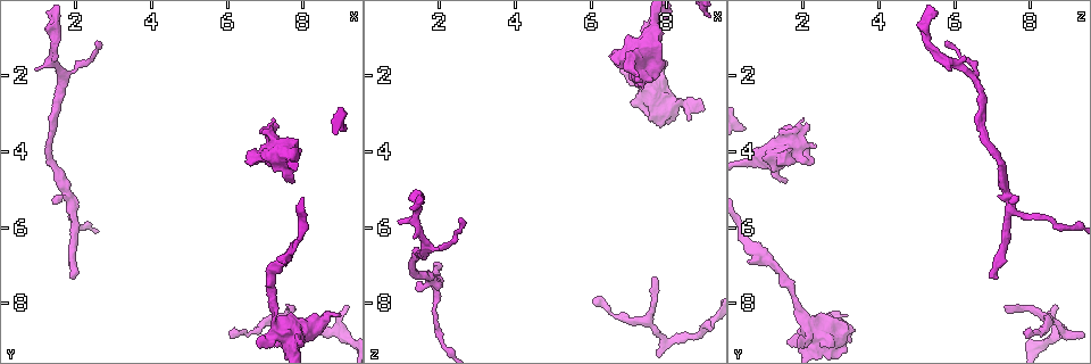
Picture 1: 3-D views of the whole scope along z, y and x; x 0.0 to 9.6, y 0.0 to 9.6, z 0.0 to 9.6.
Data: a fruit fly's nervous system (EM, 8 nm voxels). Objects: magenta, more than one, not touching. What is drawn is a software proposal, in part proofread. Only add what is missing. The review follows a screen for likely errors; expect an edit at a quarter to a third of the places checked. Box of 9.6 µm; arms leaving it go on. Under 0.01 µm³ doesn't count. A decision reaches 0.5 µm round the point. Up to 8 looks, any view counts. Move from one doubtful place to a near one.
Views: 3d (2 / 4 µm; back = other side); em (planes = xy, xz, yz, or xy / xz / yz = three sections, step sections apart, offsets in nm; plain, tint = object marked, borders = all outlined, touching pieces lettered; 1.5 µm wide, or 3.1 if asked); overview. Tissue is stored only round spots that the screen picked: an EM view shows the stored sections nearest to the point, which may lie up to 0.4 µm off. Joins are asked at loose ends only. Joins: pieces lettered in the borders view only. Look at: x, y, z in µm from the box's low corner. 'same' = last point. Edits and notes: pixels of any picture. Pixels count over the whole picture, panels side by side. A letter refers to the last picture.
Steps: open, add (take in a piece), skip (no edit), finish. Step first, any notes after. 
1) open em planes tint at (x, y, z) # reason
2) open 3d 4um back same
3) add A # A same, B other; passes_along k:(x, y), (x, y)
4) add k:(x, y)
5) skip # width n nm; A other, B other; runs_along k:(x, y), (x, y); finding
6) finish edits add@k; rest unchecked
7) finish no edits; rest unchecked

open 3d 2um at (6.15, 8.70, 7.95) # an open end

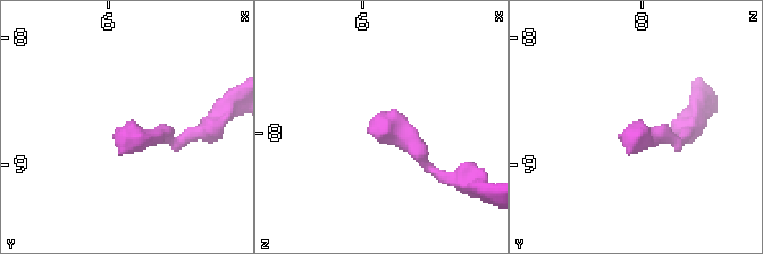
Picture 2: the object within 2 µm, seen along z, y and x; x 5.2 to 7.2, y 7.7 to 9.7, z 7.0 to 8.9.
open em yz step 8 borders at (6.10, 8.72, 7.88)

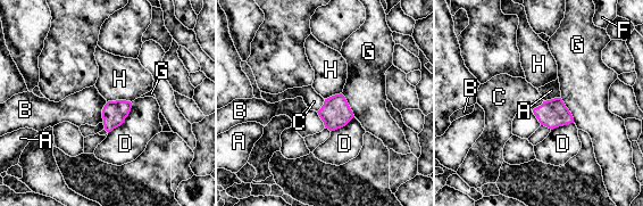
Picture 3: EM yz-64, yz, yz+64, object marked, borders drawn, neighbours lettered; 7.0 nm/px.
skip # longest_contact D 280 nm; A other, B other, C other, D other, F other, G other, H other; border 3:(107, 102), (102, 109), (102, 122); no lettered piece goes on from it

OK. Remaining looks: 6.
open 3d 4um back at (7.65, 8.10, 7.35) # tapers out

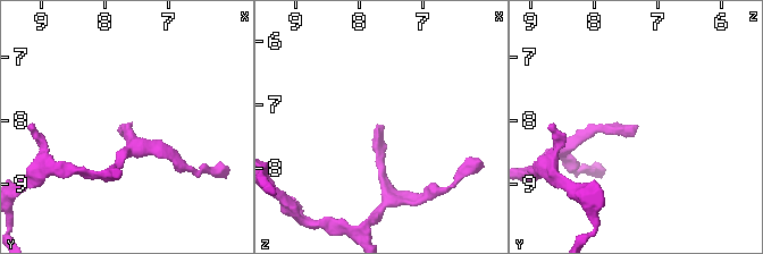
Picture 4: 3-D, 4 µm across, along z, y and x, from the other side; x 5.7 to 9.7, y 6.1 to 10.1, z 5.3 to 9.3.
open em planes borders at (7.60, 8.10, 7.30)

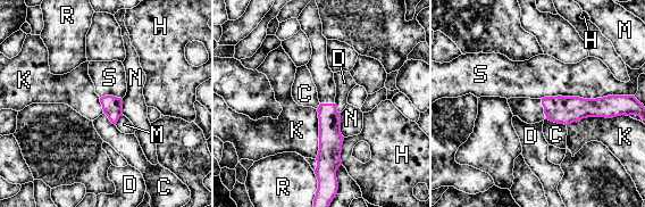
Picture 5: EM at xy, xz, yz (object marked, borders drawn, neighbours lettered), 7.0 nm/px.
skip # longest_contact S 550 nm; C other, D other, H other, K other, M other, N other, R other, S other; runs_along 5:(333, 106), (329, 155), (318, 170); no lettered piece goes on from it

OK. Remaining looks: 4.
open 3d 2um at (6.80, 9.15, 1.80) # an open end

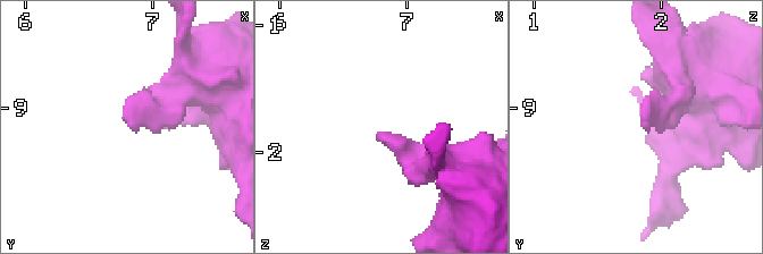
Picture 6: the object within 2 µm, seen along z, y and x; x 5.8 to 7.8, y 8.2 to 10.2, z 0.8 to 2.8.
open em xy step 4 borders at (6.80, 9.10, 1.84) # need the tissue

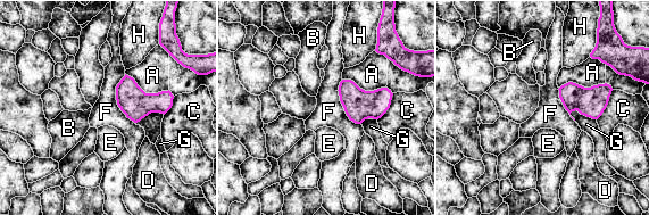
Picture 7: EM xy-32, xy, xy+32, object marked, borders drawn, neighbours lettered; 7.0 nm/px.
skip # longest_contact F 360 nm; A other, B other, C other, D other, E other, F other, G other, H other; border 7:(164, 114), (149, 113), (135, 123); no lettered piece goes on from it

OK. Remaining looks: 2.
finish no edits; rest unchecked

